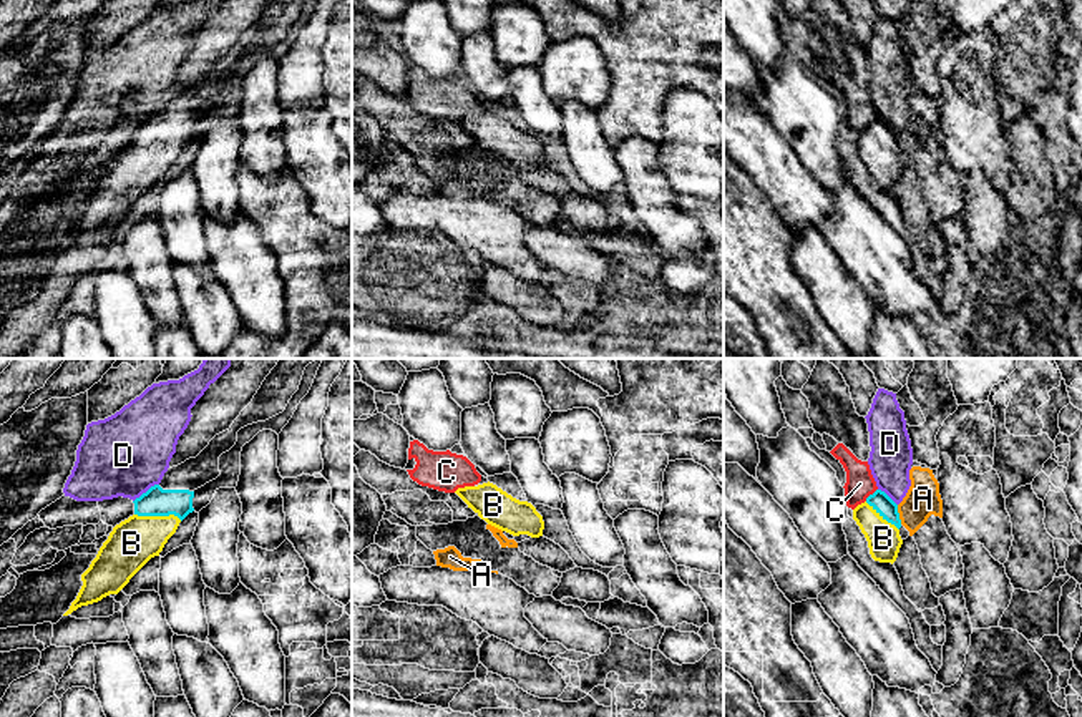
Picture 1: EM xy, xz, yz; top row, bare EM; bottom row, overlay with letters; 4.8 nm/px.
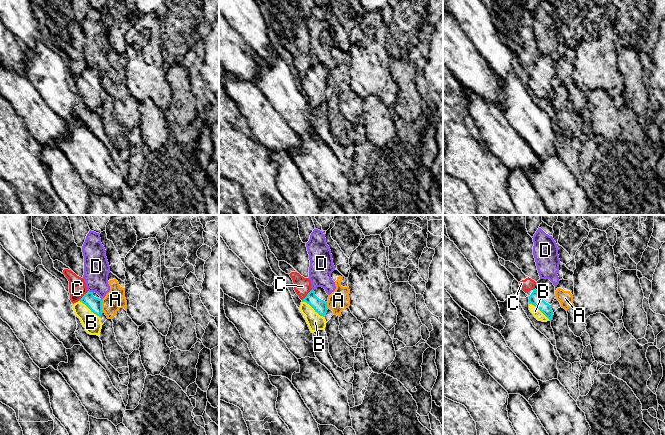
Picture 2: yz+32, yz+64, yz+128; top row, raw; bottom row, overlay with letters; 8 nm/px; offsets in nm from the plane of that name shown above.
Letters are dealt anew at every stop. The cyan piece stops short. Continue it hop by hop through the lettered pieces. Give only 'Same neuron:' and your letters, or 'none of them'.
Same neuron: B

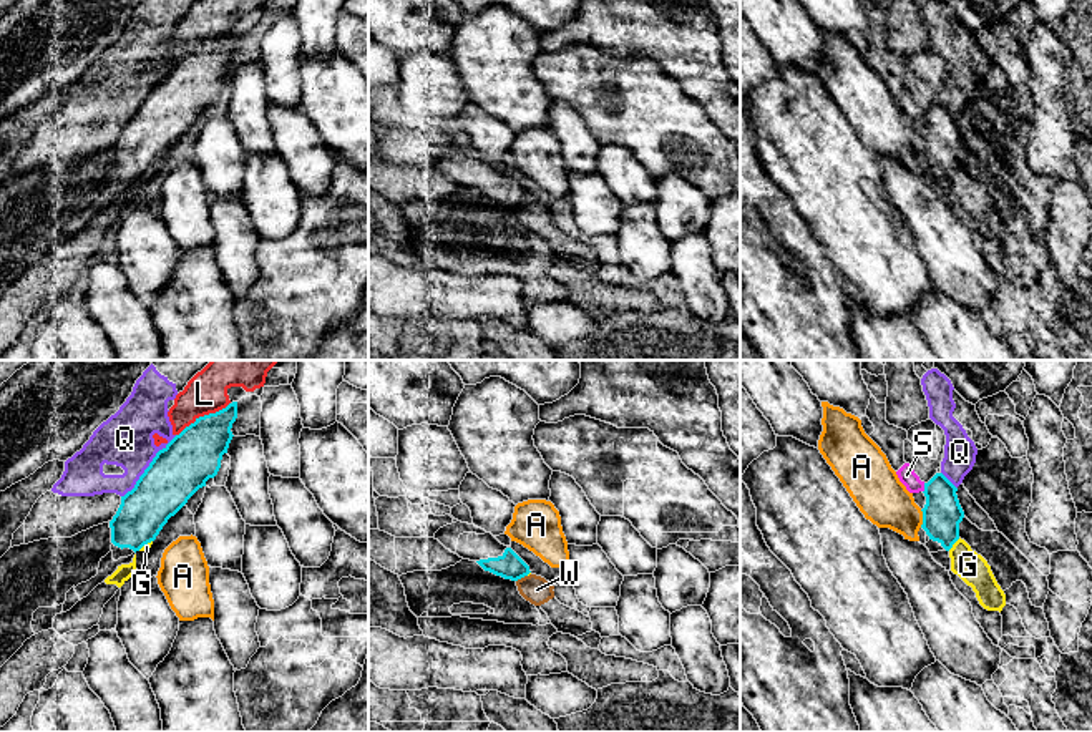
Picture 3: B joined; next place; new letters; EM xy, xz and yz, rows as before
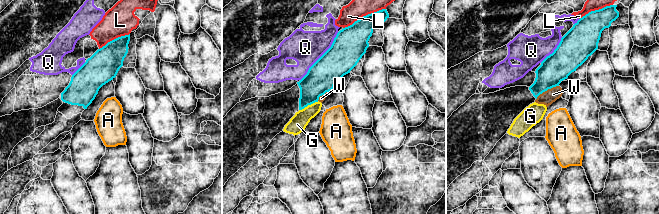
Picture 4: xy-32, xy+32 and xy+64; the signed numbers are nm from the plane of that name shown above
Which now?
Same neuron: none of them

